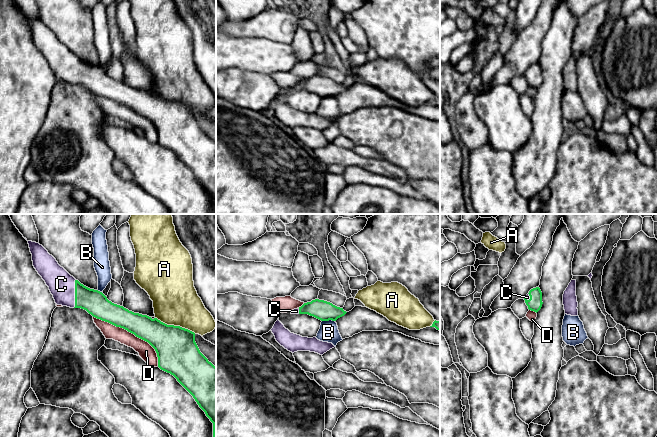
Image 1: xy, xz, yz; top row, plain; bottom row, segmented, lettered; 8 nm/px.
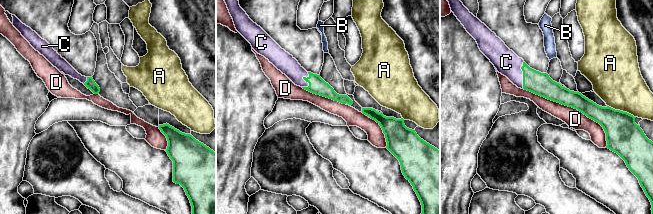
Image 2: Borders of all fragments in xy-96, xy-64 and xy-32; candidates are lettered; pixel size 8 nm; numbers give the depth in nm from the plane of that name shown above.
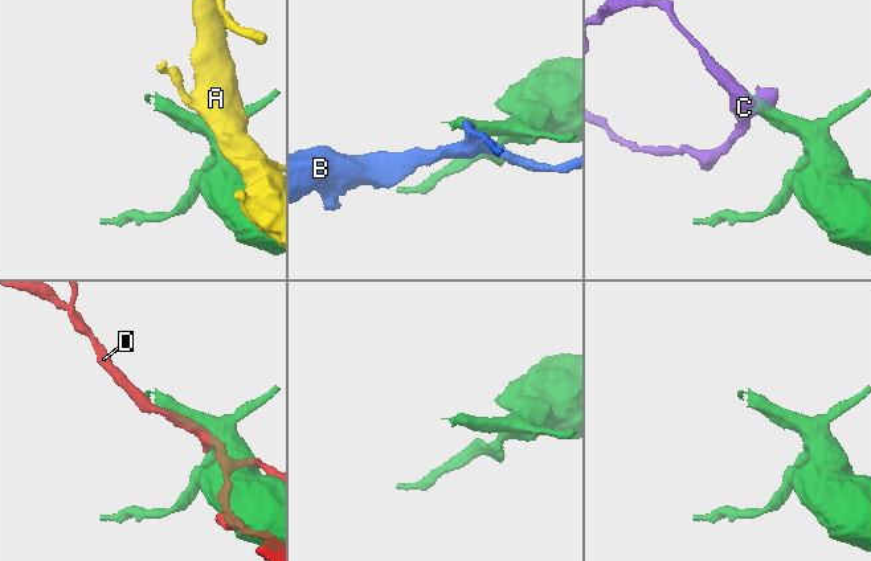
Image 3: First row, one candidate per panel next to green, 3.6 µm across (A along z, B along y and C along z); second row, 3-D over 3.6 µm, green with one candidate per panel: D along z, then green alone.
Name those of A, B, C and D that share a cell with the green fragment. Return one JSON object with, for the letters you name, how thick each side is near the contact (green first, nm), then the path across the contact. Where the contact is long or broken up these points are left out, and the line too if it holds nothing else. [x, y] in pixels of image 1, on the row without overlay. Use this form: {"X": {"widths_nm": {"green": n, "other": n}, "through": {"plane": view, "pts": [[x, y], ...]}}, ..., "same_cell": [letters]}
{"C": {"widths_nm": {"green": 190, "other": 220}, "through": {"plane": "xy", "pts": [[93, 77], [75, 69], [69, 68], [61, 60]]}}, "same_cell": ["C"]}

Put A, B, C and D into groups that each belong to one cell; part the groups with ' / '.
A / B / C / D

